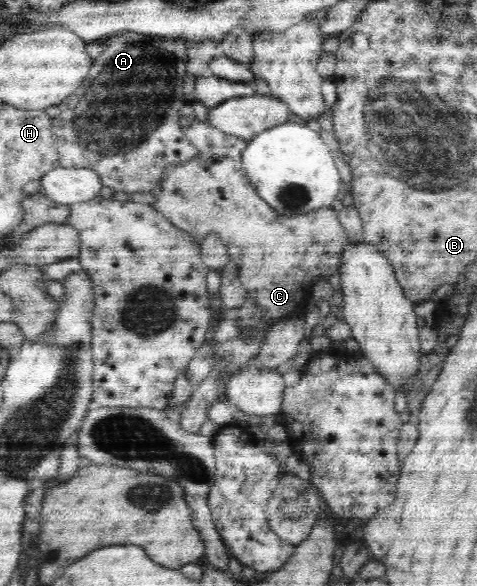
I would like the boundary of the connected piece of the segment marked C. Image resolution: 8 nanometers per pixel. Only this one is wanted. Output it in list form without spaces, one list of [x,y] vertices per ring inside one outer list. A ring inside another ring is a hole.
[[[195,119],[183,129],[185,138],[198,150],[198,155],[190,161],[180,162],[177,166],[166,166],[159,187],[152,191],[154,203],[151,206],[164,215],[174,227],[186,231],[197,243],[208,233],[215,233],[229,250],[230,260],[238,266],[241,284],[246,288],[248,297],[262,310],[262,316],[270,325],[284,317],[302,316],[308,306],[312,283],[316,277],[330,276],[337,272],[342,250],[351,241],[340,223],[337,211],[331,207],[320,208],[304,215],[278,215],[269,203],[258,195],[256,187],[250,183],[244,171],[241,155],[246,149],[247,140],[228,135],[207,121]]]

